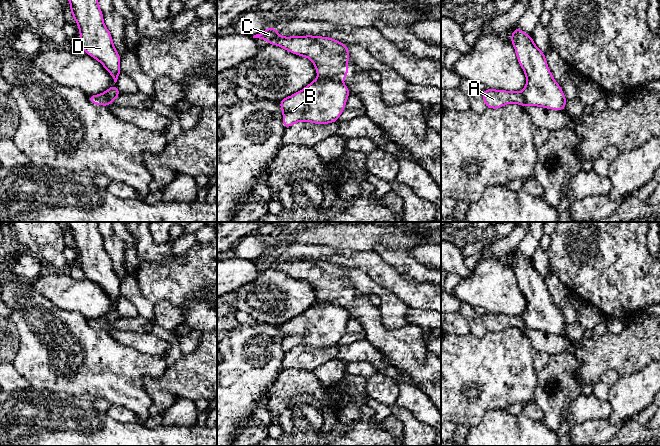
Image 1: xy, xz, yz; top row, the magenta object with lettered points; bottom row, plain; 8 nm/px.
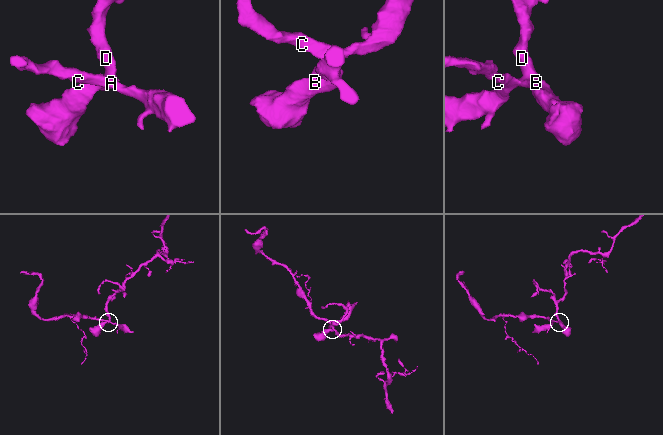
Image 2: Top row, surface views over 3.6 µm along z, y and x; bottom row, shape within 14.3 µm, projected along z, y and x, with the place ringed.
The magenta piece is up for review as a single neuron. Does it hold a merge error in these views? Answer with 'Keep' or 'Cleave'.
Cleave

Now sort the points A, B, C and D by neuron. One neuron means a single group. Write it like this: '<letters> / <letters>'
A C / B D

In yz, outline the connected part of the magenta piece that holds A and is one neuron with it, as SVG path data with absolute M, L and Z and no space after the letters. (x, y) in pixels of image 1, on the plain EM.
M486 313L481 317L487 332L497 333L509 327L525 329L522 316Z

